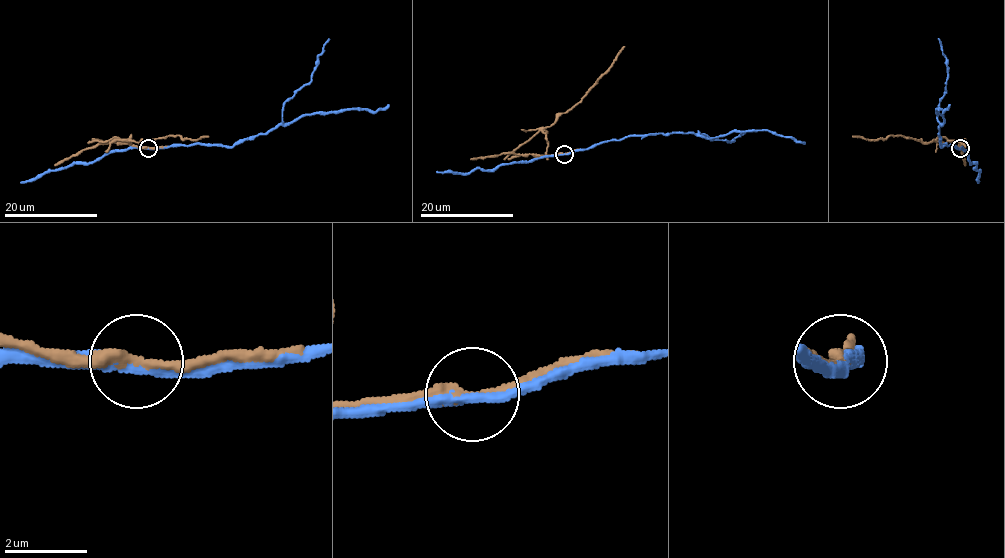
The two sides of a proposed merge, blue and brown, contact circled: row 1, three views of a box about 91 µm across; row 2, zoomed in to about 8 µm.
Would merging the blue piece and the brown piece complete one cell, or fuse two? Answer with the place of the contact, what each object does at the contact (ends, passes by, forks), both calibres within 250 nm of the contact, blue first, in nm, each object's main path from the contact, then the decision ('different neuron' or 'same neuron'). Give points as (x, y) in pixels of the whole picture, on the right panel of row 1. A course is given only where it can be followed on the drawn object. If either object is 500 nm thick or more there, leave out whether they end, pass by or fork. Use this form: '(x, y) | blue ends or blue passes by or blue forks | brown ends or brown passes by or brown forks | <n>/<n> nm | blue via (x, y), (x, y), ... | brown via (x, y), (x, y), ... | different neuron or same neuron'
(960, 148) | blue passes by | brown passes by | 280/240 nm | blue via (959, 148), (945, 143), (941, 147), (938, 128), (944, 120), (936, 109), (943, 112), (950, 105) | brown via (959, 148), (959, 142), (921, 142), (888, 135), (874, 140), (852, 136) | different neuron

